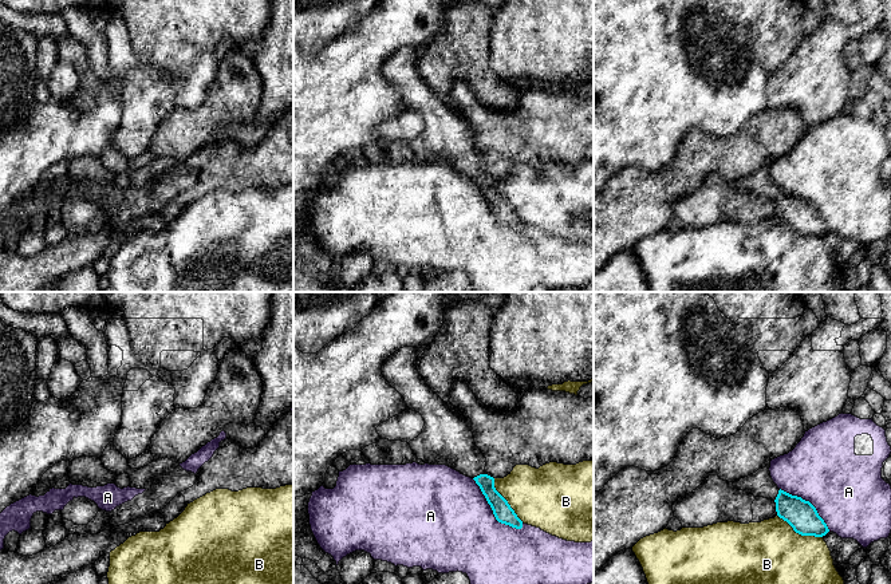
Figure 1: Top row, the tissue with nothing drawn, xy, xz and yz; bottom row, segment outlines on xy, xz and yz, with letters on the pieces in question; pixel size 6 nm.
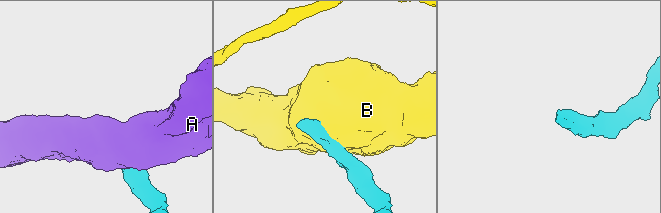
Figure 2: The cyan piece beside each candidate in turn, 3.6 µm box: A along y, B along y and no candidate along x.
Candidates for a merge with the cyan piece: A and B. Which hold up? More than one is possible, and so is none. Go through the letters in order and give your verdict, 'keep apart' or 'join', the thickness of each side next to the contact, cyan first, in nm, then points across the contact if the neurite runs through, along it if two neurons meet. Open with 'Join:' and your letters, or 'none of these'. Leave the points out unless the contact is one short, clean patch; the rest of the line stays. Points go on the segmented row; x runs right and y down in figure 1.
Join: none of these
A: keep apart; 120 nm thick on the cyan side, 500 nm on the other
B: keep apart; 180 nm thick on the cyan side, 380 nm on the other

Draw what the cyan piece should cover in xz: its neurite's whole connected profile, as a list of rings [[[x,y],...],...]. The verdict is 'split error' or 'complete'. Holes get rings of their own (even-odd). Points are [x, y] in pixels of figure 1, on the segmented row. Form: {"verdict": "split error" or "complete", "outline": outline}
{"verdict": "split error", "outline": [[[403,347],[382,366],[382,376],[405,399],[407,407],[422,415],[422,433],[409,442],[418,459],[429,465],[446,465],[470,477],[480,486],[496,520],[516,529],[523,528],[508,501],[496,490],[494,478],[485,473],[486,458],[476,446],[465,421],[452,413],[426,384],[417,370],[419,348]]]}

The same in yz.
{"verdict": "split error", "outline": [[[770,461],[762,463],[756,473],[734,481],[734,489],[774,501],[777,516],[786,521],[796,533],[825,536],[829,529],[816,508],[809,501],[778,489],[770,477],[769,467]]]}

